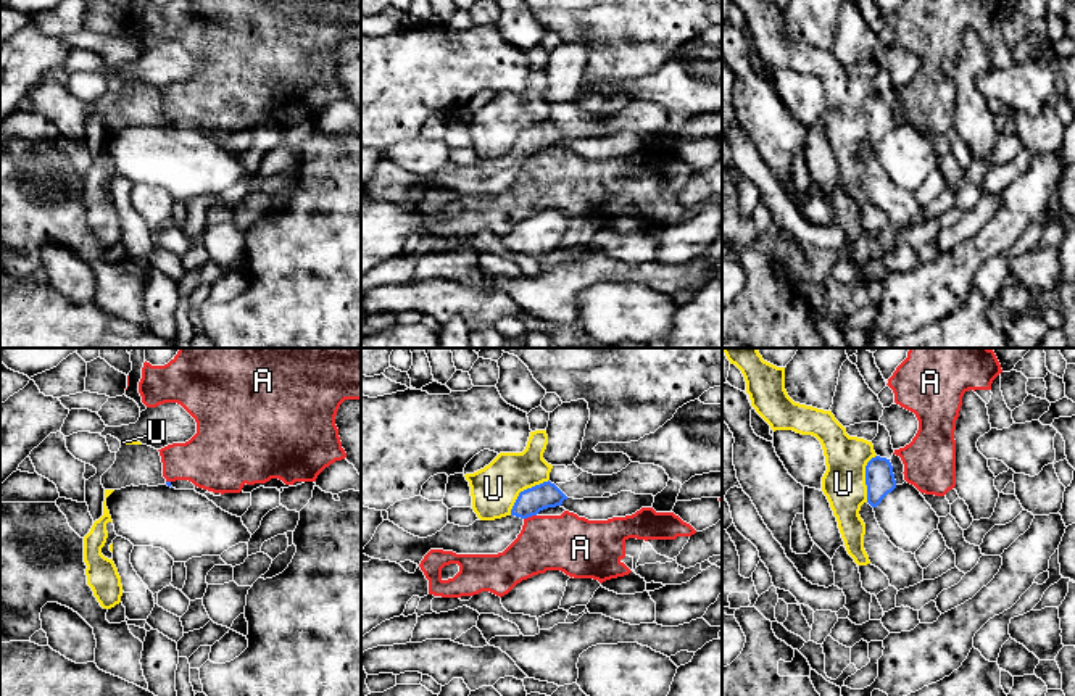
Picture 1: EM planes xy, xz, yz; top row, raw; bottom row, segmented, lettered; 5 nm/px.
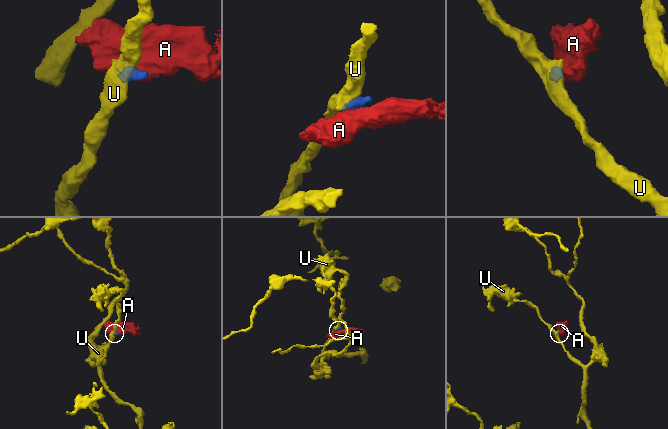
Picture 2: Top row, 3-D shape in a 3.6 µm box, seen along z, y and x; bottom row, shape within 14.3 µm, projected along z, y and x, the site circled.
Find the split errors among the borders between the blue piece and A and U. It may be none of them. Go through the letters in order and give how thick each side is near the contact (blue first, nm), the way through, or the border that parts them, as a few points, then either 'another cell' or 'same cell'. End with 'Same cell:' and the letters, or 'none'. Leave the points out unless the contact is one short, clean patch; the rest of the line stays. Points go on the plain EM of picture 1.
A: 140/280 nm | along xz (535, 153), (524, 158) | another cell
U: 140/240 nm | along xz (548, 118), (524, 128), (510, 153) | another cell
Same cell: none

